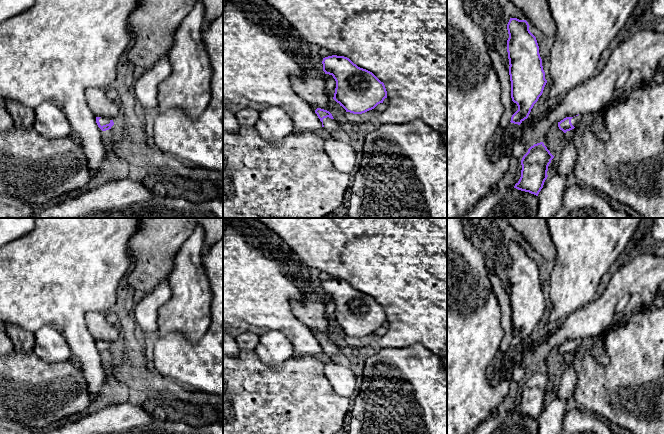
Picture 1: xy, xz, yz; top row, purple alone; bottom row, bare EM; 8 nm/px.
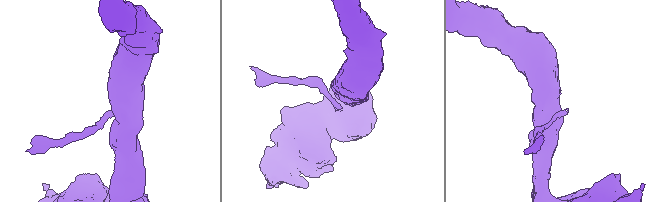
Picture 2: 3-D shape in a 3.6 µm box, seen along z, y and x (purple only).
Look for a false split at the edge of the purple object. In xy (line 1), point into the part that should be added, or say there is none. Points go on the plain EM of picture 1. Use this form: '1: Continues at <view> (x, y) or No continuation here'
1: No continuation here

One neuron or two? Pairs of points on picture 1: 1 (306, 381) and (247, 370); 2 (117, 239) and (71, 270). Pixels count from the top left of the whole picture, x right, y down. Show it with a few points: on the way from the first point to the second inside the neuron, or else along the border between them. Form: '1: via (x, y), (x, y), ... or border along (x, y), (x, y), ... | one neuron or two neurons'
1: via (291, 381), (262, 381) | one neuron
2: via (106, 239), (102, 239), (82, 259) | one neuron

